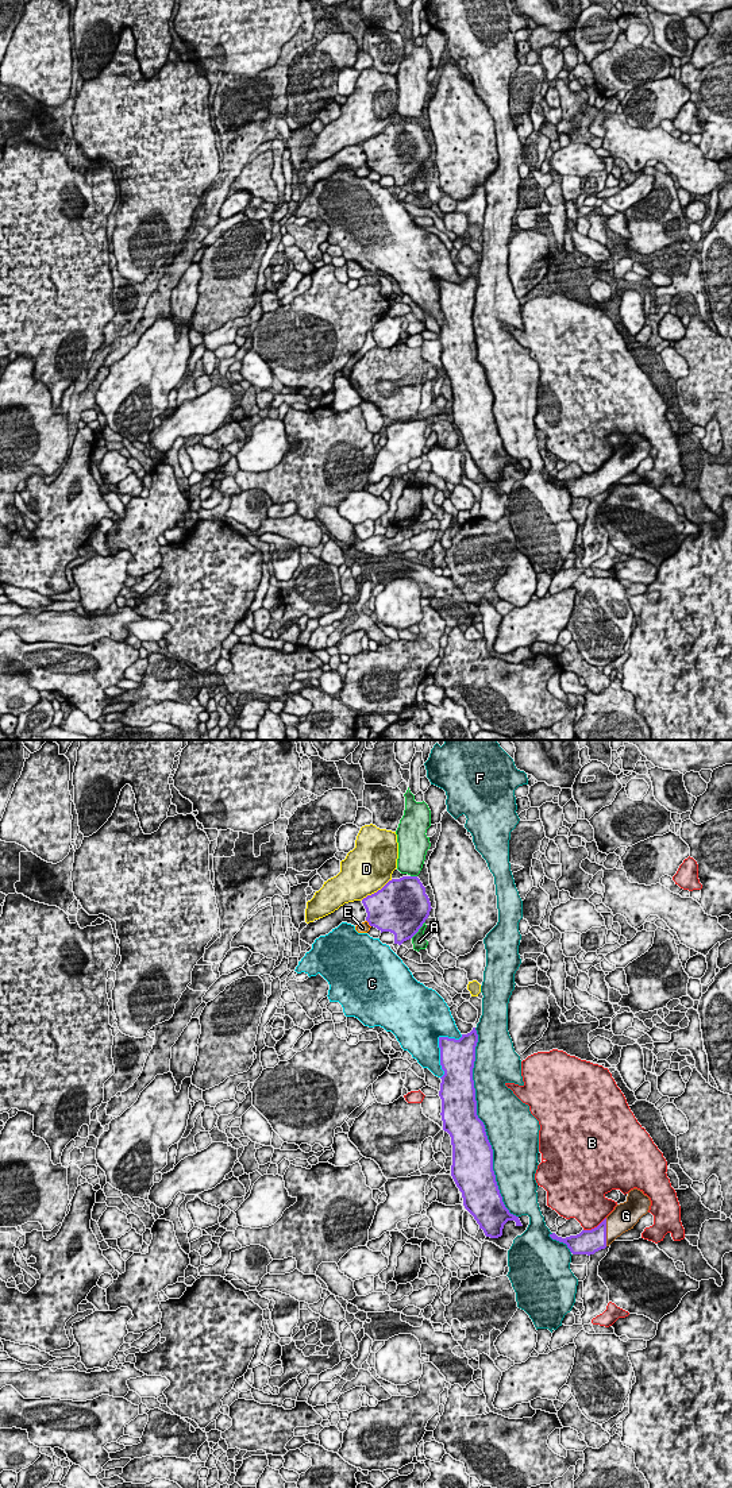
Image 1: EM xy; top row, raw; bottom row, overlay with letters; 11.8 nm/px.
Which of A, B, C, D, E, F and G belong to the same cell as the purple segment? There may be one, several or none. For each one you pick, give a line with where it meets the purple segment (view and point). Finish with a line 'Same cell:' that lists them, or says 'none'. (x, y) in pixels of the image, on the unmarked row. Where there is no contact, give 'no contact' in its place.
G: meets purple in xy at (605, 475)
Same cell: G

